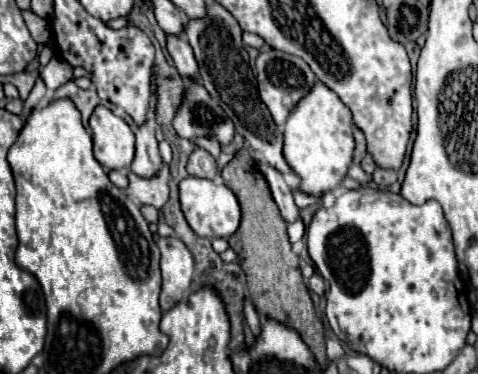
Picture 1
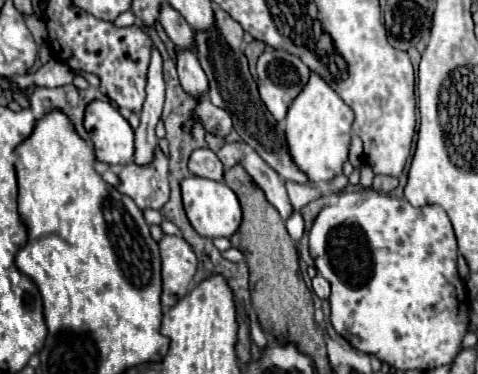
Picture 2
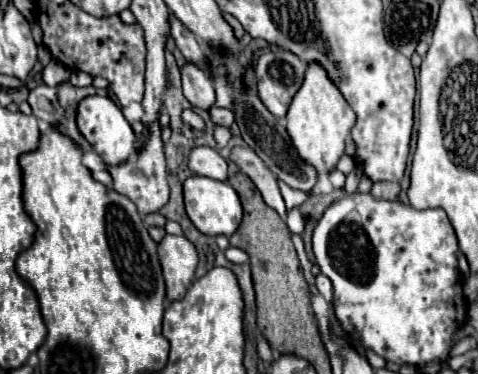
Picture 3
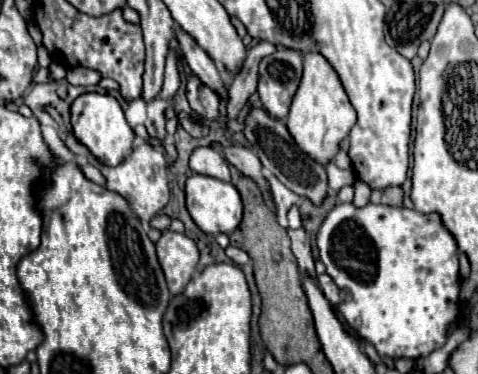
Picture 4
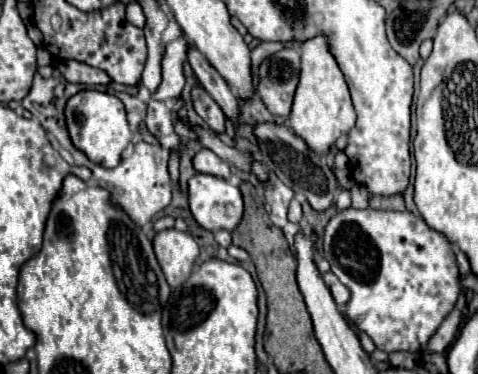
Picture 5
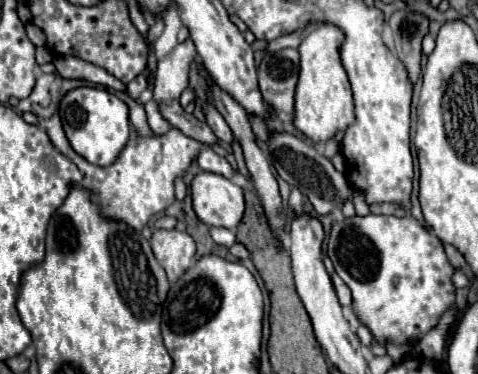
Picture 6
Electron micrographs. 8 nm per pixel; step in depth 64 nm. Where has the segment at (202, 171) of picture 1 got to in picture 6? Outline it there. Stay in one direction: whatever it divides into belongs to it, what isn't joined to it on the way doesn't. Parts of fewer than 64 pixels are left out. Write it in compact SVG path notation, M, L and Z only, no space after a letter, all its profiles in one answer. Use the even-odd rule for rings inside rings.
M206 146L206 148L200 150L196 162L198 162L198 166L200 166L202 170L206 170L206 172L214 172L214 174L220 174L220 176L224 176L224 178L232 178L232 176L234 176L234 170L232 170L232 166L228 164L228 160L226 160L224 156L216 154L210 146Z

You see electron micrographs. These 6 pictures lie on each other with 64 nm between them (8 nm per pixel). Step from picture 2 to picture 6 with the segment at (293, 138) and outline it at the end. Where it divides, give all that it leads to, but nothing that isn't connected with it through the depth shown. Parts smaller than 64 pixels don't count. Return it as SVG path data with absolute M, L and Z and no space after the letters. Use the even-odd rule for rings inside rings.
M318 24L300 44L300 78L296 86L294 126L314 142L332 138L338 130L346 130L354 122L354 104L348 74L340 60L340 44L344 32L334 24Z

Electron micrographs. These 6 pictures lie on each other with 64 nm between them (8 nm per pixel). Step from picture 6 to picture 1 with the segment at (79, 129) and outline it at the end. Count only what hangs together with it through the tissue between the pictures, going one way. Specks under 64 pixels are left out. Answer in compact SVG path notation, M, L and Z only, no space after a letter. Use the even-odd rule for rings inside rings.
M96 106L88 122L94 140L94 156L112 170L128 168L134 160L134 132L106 106Z

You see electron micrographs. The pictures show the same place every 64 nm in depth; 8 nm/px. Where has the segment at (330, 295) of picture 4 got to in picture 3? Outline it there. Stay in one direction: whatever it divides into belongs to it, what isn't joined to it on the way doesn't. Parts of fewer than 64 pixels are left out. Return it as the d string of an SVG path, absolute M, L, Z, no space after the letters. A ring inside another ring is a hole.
M318 274L318 276L316 276L316 286L318 286L318 292L324 296L324 300L326 300L328 304L332 304L332 300L334 300L332 282L330 282L324 274Z

